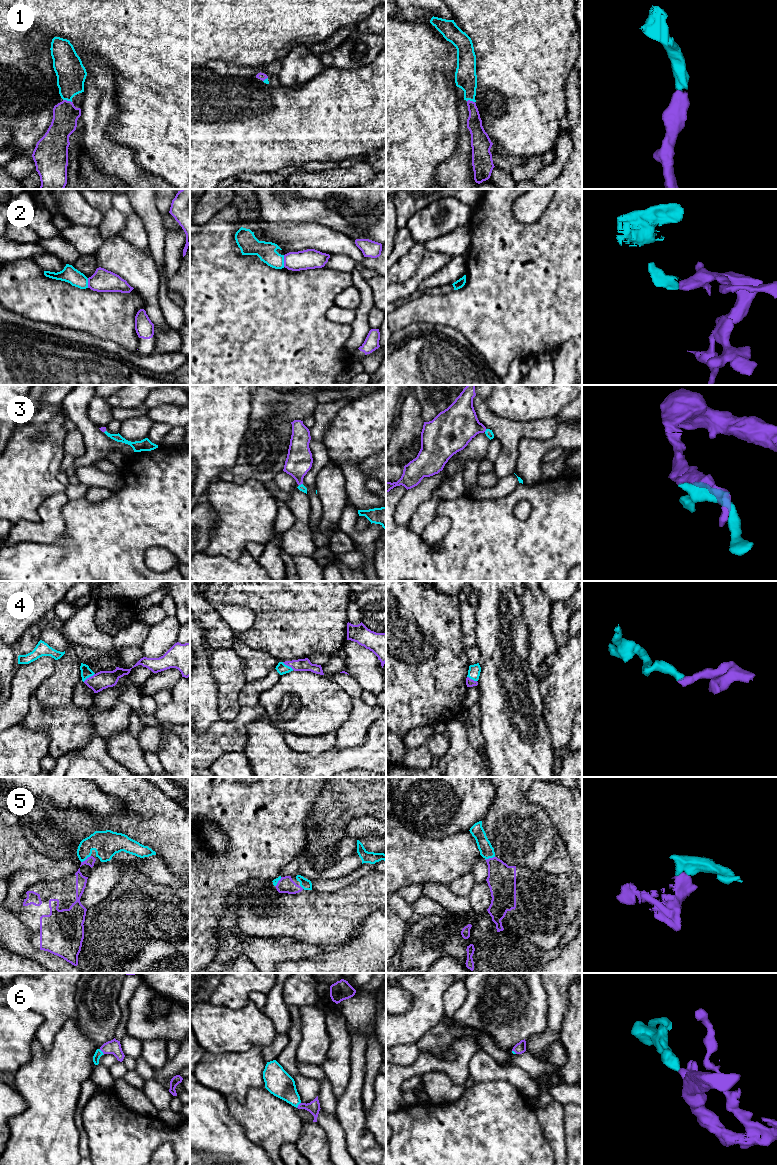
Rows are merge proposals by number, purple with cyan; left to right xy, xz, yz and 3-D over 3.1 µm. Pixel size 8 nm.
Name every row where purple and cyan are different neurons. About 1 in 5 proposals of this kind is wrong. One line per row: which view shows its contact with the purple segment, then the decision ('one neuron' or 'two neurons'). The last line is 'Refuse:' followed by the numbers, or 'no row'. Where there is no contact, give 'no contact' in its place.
1: xy | one neuron
2: xz | two neurons
3: yz | one neuron
4: xy | one neuron
5: xy | one neuron
6: xy | one neuron
Refuse: 2

